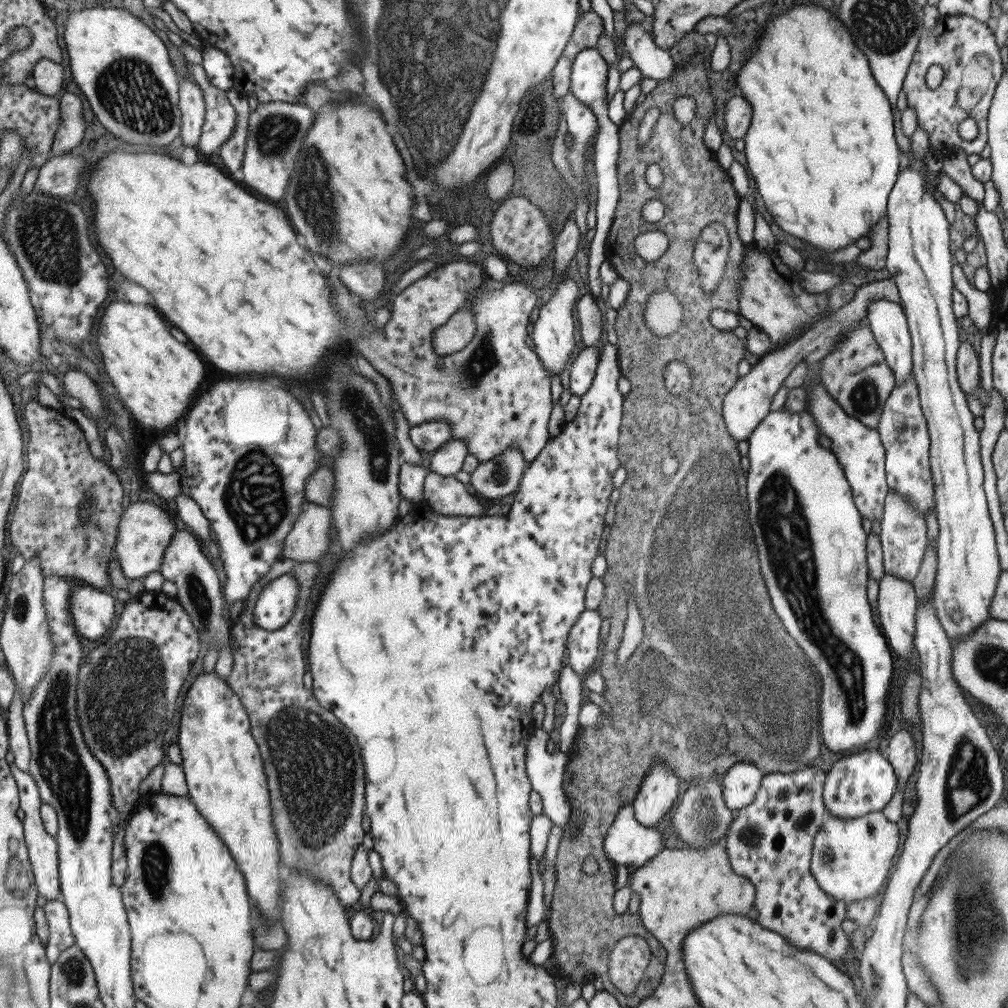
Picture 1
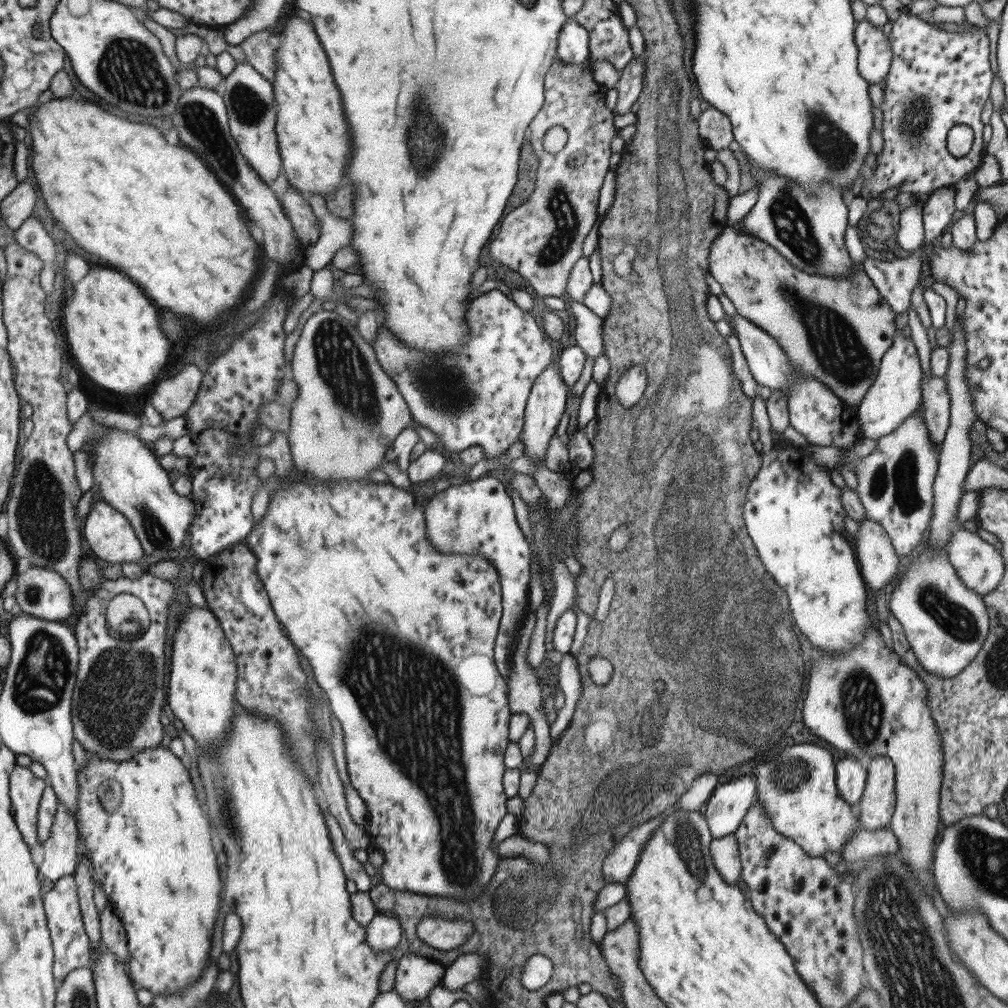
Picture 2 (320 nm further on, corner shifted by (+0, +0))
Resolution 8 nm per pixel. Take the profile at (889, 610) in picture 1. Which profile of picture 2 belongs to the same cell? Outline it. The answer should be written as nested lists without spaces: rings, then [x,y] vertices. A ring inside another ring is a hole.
[[[863,519],[854,535],[855,560],[867,587],[876,592],[900,577],[896,552],[878,522]]]

